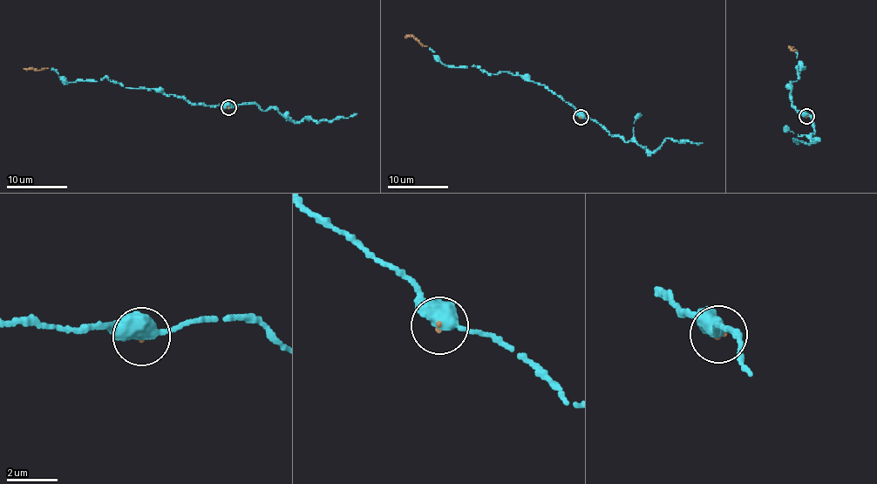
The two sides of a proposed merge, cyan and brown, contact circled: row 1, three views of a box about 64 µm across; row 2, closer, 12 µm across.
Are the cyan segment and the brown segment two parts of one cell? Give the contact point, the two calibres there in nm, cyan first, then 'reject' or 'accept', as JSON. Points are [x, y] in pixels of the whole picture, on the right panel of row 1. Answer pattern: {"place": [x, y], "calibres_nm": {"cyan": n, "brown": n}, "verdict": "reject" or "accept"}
{"place": [806, 116], "calibres_nm": {"cyan": 440, "brown": 100}, "verdict": "accept"}

